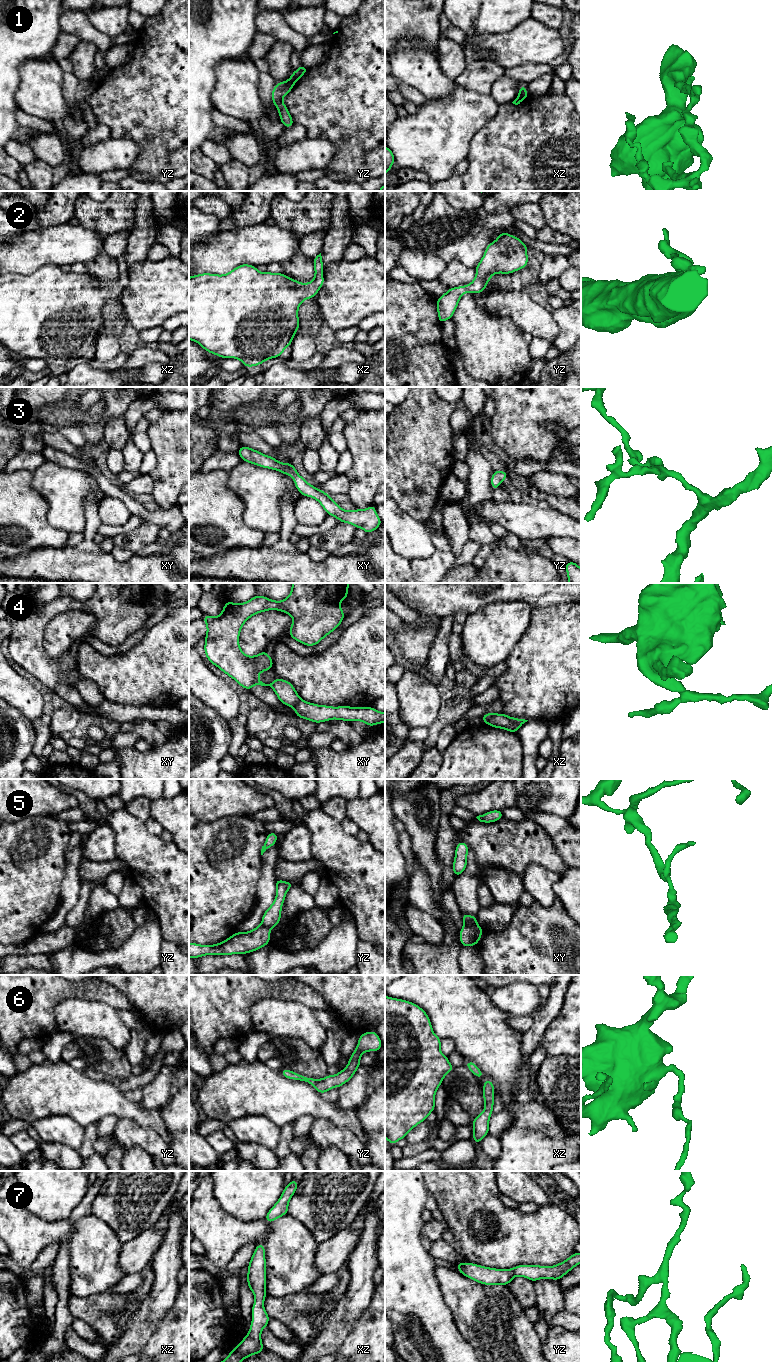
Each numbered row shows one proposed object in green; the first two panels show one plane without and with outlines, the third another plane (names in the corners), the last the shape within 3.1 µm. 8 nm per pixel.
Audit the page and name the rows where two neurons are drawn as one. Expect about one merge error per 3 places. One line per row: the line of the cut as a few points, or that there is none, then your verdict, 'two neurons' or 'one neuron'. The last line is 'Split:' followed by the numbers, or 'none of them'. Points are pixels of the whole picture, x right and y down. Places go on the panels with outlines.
1: cut in yz along (289, 80), (293, 84); two neurons
2: no cut; one neuron
3: no cut; one neuron
4: cut in xy along (301, 700), (292, 706); two neurons
5: cut in xy along (476, 923), (465, 925); two neurons
6: no cut; one neuron
7: no cut; one neuron
Split: 1, 4, 5

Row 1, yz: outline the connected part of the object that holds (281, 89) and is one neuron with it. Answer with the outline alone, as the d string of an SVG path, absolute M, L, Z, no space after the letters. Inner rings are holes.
M290 80L276 83L271 95L272 101L280 114L280 121L285 128L292 127L294 122L288 112L287 106L282 102L282 98L291 91L293 86L294 84Z

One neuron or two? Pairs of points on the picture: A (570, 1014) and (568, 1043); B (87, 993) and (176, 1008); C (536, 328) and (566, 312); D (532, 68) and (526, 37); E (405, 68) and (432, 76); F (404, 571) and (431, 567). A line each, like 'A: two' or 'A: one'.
A: one
B: two
C: two
D: two
E: one
F: two

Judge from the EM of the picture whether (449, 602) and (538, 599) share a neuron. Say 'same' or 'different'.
same

